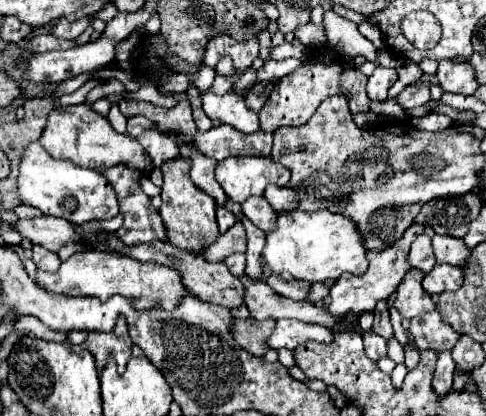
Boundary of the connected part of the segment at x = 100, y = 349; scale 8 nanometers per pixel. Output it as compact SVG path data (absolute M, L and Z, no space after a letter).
M118 316L112 332L90 332L88 338L84 340L84 348L92 352L98 372L102 372L106 368L108 358L114 356L118 374L124 374L126 364L132 356L132 340L124 316Z

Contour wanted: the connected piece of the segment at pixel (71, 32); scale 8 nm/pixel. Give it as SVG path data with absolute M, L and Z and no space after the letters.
M60 18L56 22L56 26L52 28L52 34L58 38L66 38L66 40L74 40L76 36L80 36L86 28L90 26L90 20L76 20L76 22L68 22L64 18Z

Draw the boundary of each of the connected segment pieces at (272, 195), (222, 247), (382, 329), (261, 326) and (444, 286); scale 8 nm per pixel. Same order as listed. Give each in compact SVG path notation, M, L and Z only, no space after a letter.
M268 186L266 188L266 194L264 198L272 204L274 210L278 212L288 212L288 210L294 210L300 202L298 194L292 190L292 188L278 188L278 186Z
M239 220L226 234L220 234L218 240L212 246L208 246L202 254L208 262L222 262L234 252L246 252L246 232Z
M378 304L376 306L372 330L376 330L386 340L392 338L392 324L390 324L390 314L388 314L388 306L386 304Z
M254 318L234 320L232 334L236 336L236 342L242 344L244 350L252 352L254 356L264 356L270 350L266 340L272 334L274 326L276 326L276 320L264 320L264 322L258 322Z
M436 264L432 268L430 274L424 276L424 290L428 294L442 294L442 292L454 292L462 286L464 282L464 272L462 268L456 268L456 266L450 266L450 264Z

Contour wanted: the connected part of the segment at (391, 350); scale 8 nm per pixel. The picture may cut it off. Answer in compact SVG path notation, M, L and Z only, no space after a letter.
M392 338L388 342L388 356L396 362L396 364L402 364L404 362L404 348L400 346L400 342L396 338Z

